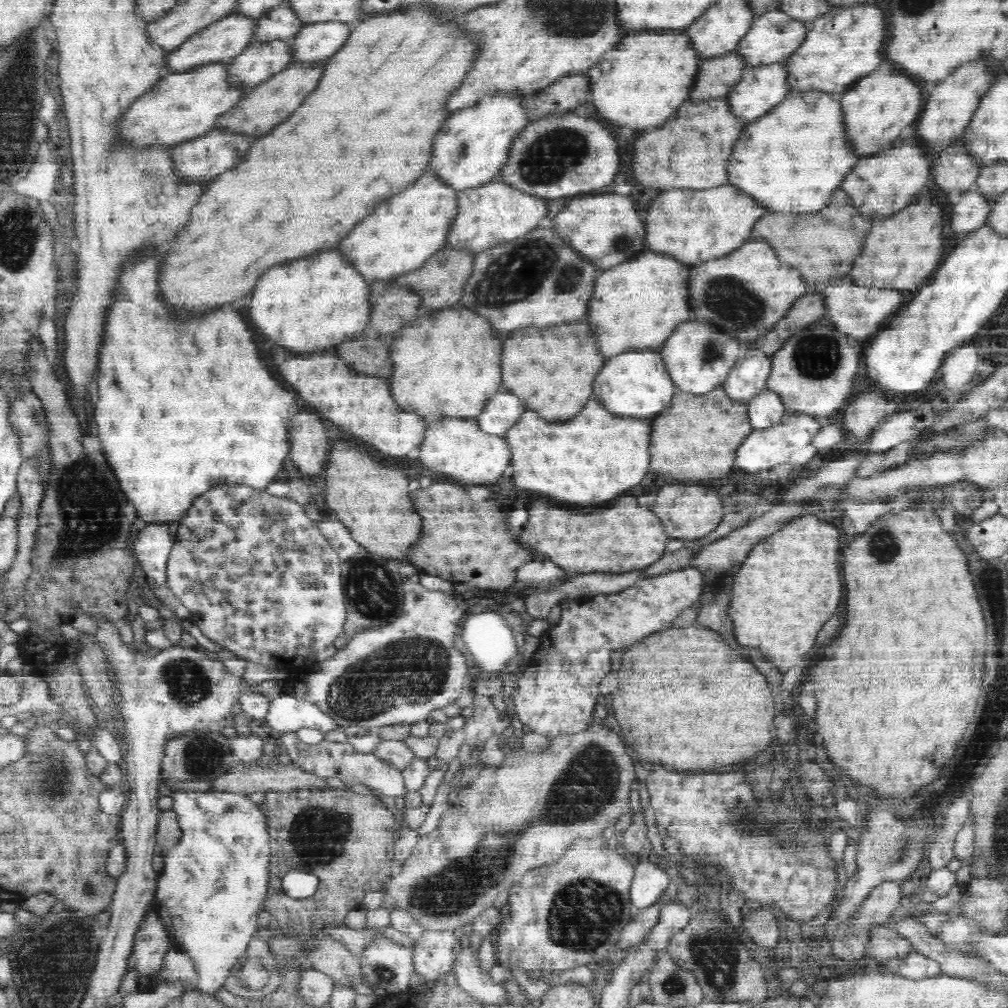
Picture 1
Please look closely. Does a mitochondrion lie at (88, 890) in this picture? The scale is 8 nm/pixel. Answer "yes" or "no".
yes

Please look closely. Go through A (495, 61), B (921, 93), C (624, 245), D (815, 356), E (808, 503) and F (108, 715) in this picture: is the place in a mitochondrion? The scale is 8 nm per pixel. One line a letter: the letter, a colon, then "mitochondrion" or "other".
A: other
B: other
C: mitochondrion
D: mitochondrion
E: other
F: other

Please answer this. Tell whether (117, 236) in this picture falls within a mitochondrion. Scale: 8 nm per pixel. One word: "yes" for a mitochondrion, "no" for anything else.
no

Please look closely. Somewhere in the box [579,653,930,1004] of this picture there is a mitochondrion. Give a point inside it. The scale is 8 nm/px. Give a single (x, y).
(716, 957)

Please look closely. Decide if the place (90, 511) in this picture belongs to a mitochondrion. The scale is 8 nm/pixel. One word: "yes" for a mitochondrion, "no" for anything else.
yes

